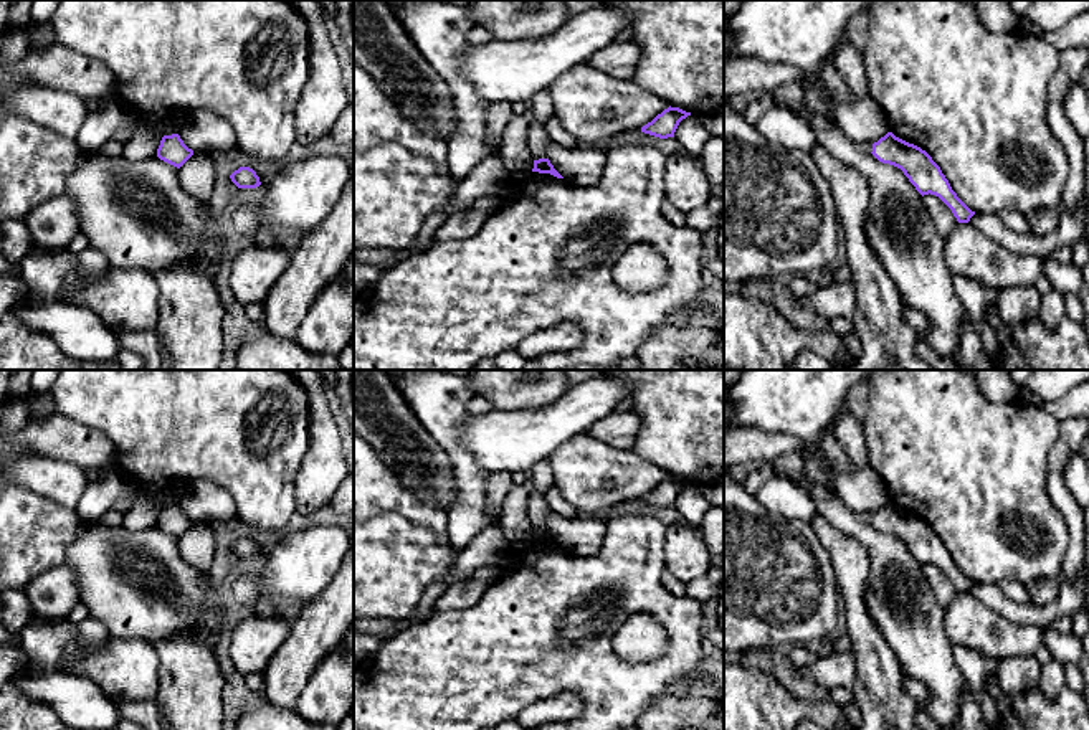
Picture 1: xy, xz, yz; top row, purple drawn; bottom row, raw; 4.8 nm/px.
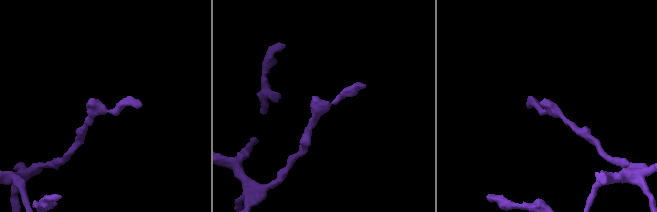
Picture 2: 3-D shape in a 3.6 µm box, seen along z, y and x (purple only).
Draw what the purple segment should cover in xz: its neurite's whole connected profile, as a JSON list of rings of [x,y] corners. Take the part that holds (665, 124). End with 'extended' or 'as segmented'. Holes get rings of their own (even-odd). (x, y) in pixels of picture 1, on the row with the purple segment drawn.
[[[668,107],[661,114],[658,114],[651,122],[641,127],[641,132],[668,139],[674,137],[674,132],[682,119],[691,116],[691,112],[686,112],[679,107]]]; as segmented

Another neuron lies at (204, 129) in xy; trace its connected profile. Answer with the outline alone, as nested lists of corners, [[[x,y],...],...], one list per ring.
[[[208,109],[193,111],[178,135],[192,150],[230,150],[236,144],[231,124]]]

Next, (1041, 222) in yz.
[[[1041,208],[1026,215],[1031,231],[1038,236],[1053,233],[1059,223],[1058,208]]]

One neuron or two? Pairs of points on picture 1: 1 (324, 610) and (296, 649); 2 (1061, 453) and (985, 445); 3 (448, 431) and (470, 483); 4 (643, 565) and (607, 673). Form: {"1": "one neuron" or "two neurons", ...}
{"1": "one neuron", "2": "two neurons", "3": "one neuron", "4": "one neuron"}

